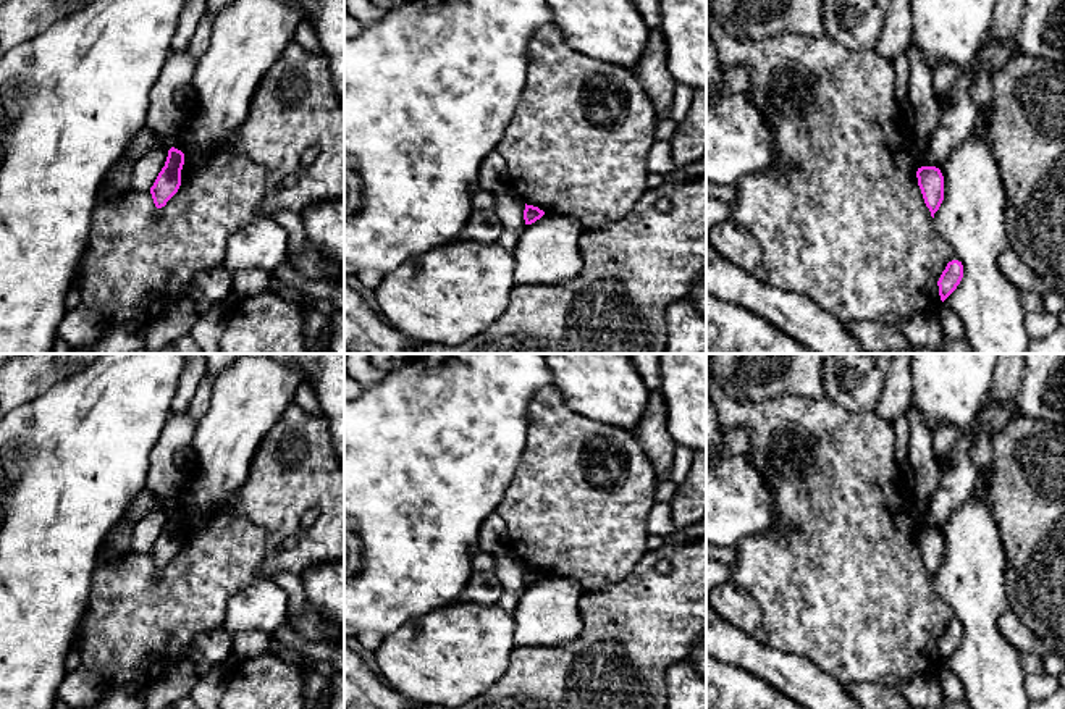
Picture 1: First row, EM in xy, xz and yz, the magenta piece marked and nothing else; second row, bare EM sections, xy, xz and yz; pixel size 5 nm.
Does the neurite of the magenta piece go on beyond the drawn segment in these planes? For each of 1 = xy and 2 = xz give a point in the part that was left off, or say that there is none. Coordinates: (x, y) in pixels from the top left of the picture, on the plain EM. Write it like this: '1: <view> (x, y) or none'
1: none
2: none

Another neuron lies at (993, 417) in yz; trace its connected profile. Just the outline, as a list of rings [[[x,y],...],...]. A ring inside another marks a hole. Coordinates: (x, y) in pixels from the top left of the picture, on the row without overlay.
[[[984,399],[984,404],[978,413],[978,425],[973,433],[973,444],[970,457],[976,468],[976,481],[973,494],[979,496],[986,502],[989,465],[992,460],[992,439],[999,430],[1010,422],[1010,413],[1005,407]]]

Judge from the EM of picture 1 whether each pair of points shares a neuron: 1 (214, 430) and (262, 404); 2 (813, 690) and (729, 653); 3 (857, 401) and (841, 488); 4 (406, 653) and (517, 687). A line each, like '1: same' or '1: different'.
1: same
2: same
3: different
4: different

